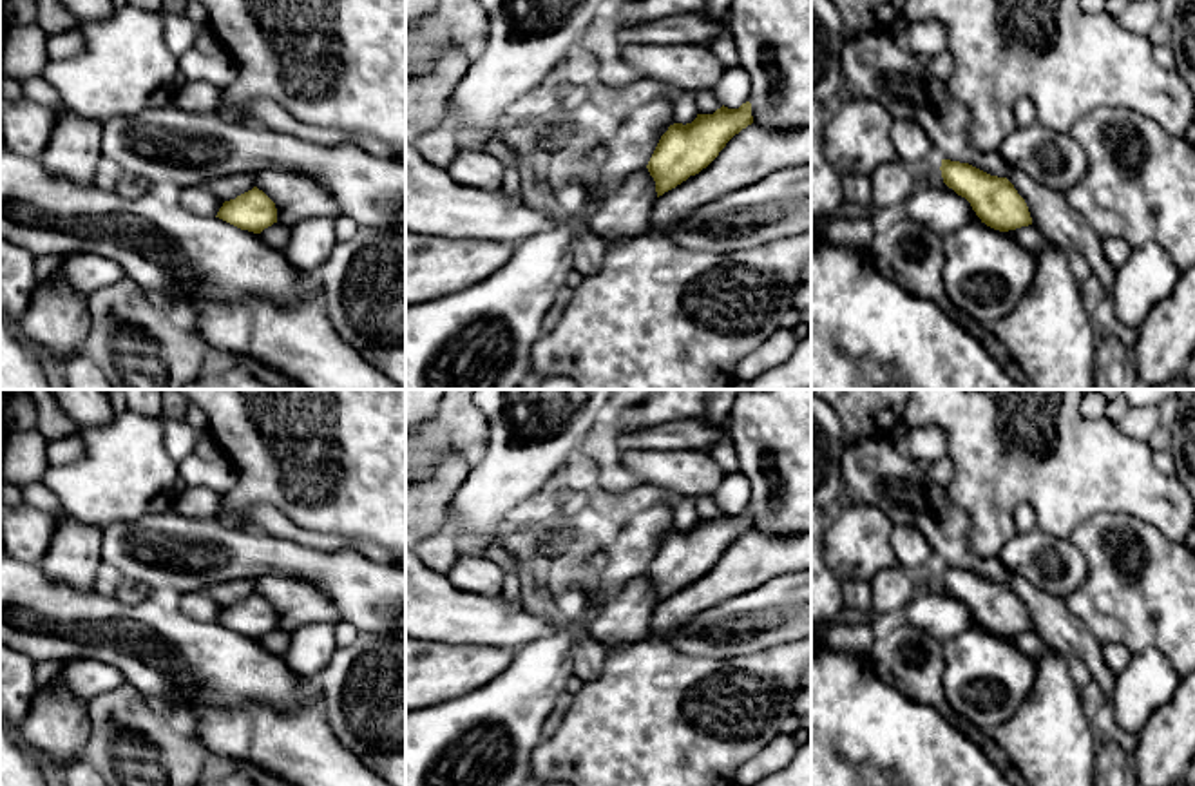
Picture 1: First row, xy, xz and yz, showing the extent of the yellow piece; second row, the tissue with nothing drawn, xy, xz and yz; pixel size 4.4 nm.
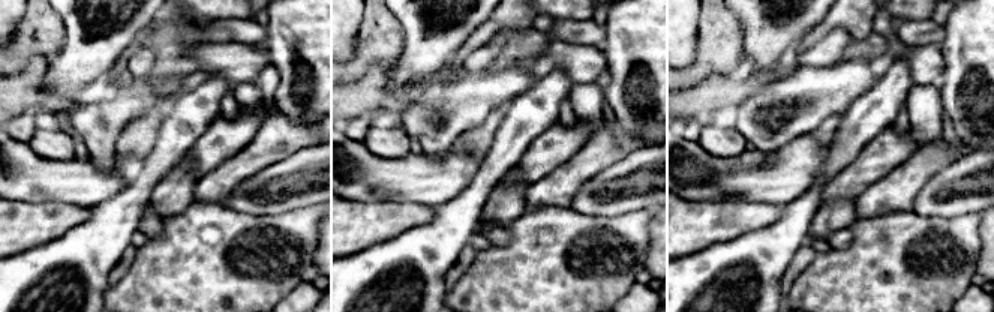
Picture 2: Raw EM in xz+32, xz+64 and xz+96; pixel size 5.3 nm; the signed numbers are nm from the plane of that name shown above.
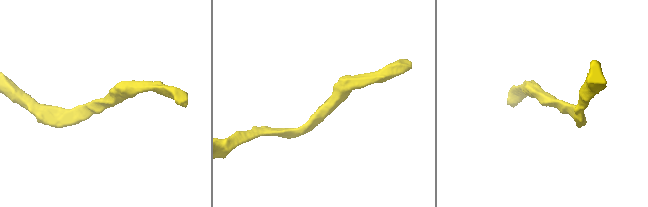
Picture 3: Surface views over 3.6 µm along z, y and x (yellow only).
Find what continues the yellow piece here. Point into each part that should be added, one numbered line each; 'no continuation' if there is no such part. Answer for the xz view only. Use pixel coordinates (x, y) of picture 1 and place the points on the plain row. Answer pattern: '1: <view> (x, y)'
1: xz (752, 560)

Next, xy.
1: xy (297, 603)

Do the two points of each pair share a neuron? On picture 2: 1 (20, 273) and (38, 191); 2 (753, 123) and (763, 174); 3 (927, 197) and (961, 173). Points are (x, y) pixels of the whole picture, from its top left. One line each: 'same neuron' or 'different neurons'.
1: different neurons
2: different neurons
3: same neuron

